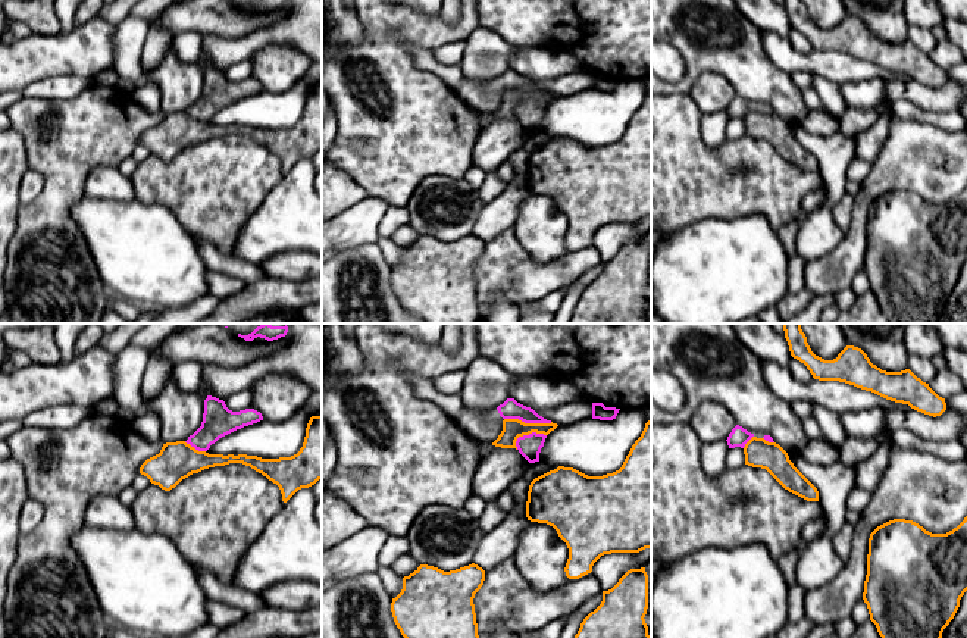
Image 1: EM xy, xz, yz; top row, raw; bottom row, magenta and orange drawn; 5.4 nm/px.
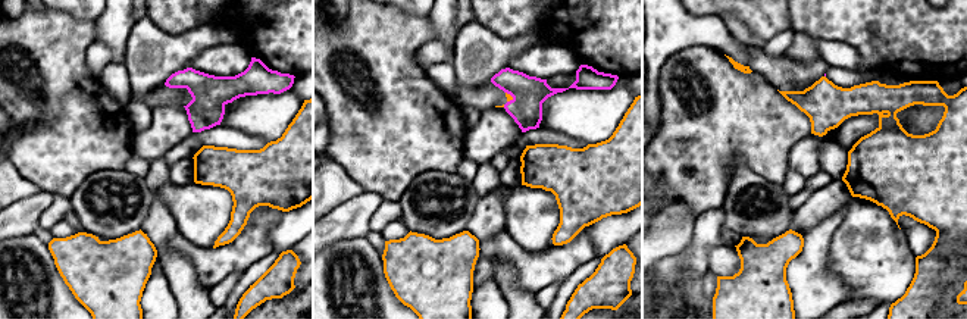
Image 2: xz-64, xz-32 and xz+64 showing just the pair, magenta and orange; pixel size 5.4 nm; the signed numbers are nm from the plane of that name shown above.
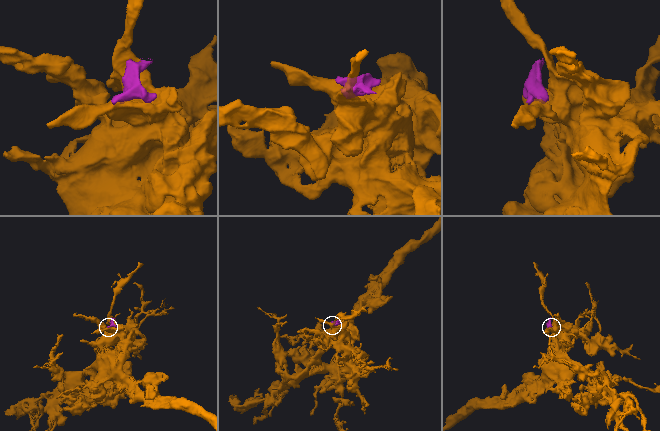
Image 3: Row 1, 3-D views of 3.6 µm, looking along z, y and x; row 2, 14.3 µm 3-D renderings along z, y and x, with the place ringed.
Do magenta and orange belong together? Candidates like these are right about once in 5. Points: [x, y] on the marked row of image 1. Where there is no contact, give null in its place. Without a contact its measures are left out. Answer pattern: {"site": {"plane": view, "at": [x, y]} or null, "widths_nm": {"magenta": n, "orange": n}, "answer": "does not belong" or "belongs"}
{"site": {"plane": "xz", "at": [528, 422]}, "widths_nm": {"magenta": 110, "orange": 110}, "answer": "does not belong"}

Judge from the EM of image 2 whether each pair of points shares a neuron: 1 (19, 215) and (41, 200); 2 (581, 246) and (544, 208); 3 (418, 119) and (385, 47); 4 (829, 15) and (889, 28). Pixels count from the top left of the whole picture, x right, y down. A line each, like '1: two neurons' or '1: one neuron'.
1: one neuron
2: two neurons
3: one neuron
4: one neuron

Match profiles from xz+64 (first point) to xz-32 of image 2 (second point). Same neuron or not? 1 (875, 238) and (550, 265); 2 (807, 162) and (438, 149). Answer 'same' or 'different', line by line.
1: different
2: different

